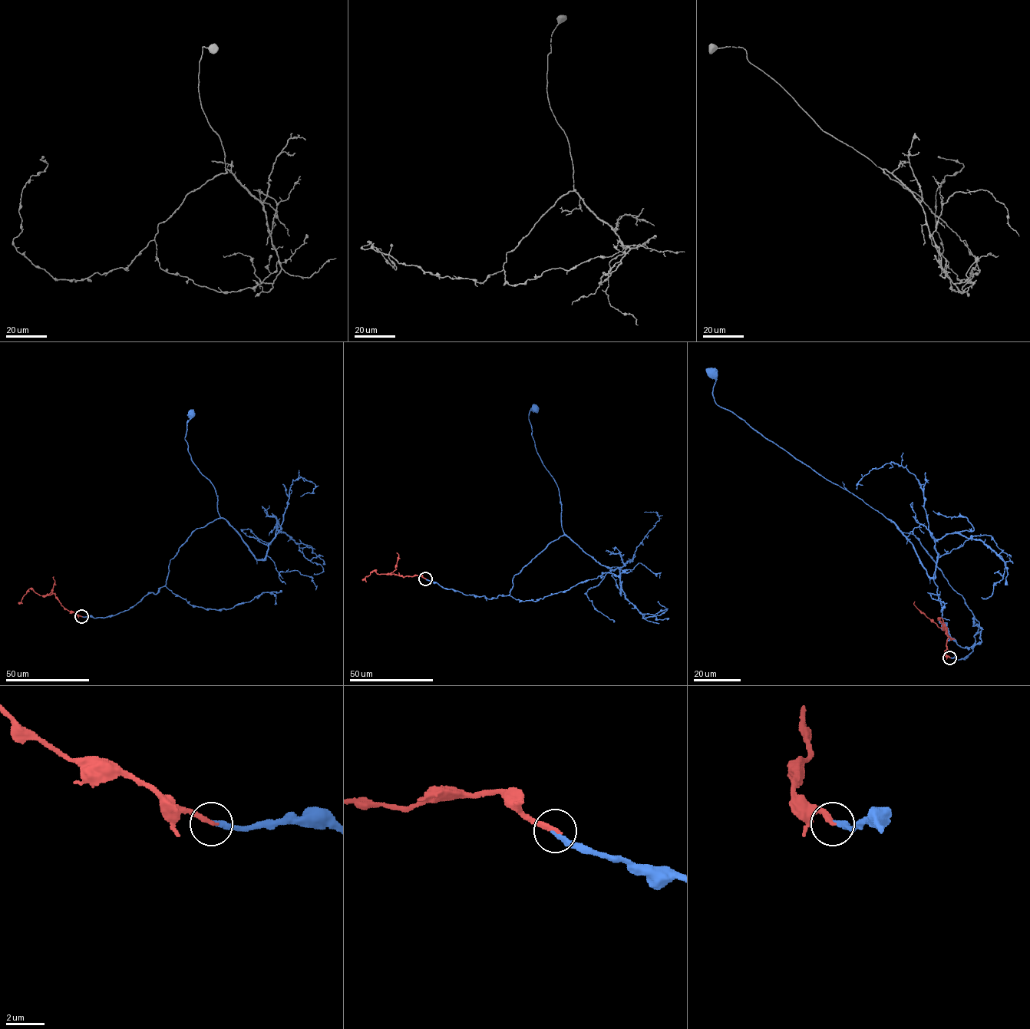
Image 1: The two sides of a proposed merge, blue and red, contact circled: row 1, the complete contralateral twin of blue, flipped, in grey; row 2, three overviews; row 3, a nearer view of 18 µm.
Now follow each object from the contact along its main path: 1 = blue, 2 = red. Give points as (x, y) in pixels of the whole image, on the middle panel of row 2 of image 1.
1: (425, 578), (467, 595), (508, 595), (513, 576), (564, 534), (559, 489), (531, 435), (529, 415), (535, 407)
2: (425, 578), (420, 575), (403, 577), (394, 574), (377, 574), (373, 570), (361, 580)

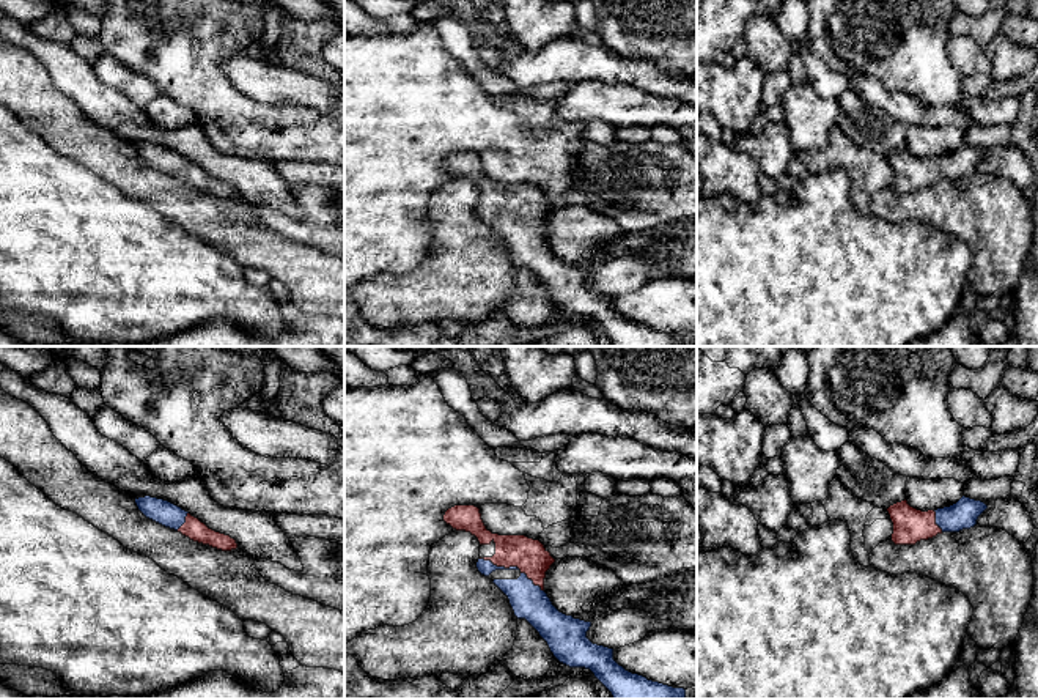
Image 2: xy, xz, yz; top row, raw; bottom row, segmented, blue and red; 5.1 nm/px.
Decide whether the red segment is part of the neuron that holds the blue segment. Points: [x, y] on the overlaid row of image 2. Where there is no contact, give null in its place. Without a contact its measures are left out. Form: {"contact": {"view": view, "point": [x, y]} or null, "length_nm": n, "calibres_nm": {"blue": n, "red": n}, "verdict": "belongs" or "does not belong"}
{"contact": {"view": "xz", "point": [502, 567]}, "length_nm": 200, "calibres_nm": {"blue": 80, "red": 170}, "verdict": "belongs"}

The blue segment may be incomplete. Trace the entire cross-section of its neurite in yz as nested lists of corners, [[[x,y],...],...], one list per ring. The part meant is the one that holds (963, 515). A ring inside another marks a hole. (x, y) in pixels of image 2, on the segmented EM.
[[[963,496],[950,507],[922,512],[904,499],[887,509],[893,523],[892,542],[895,545],[915,545],[942,532],[970,529],[986,509],[985,502]]]

